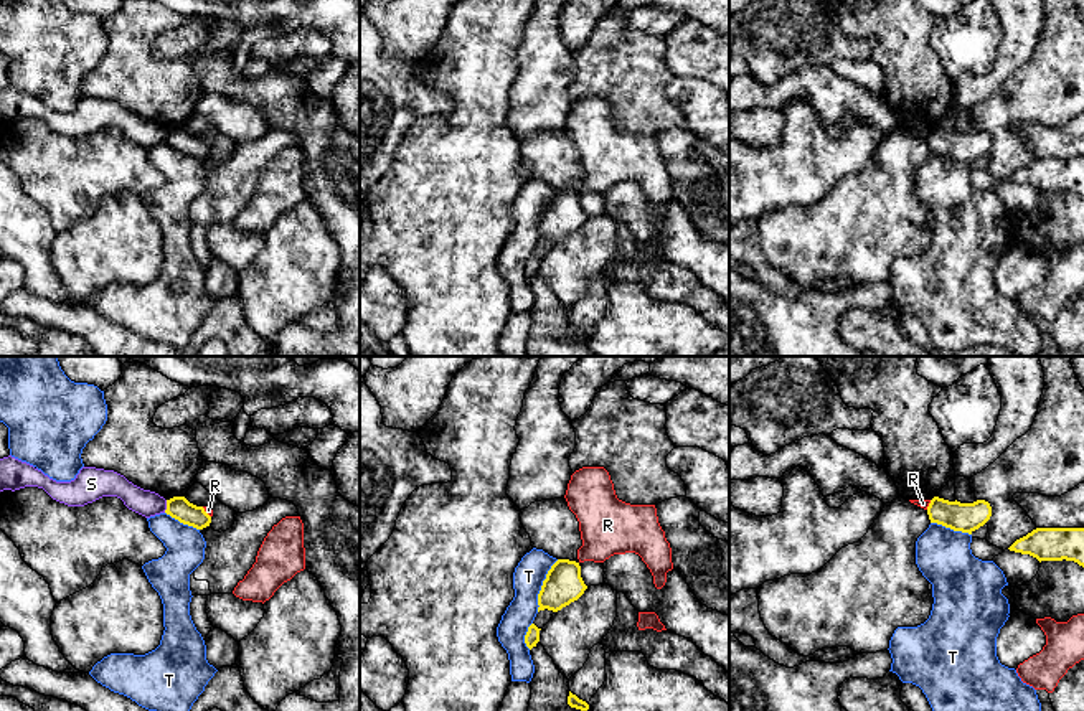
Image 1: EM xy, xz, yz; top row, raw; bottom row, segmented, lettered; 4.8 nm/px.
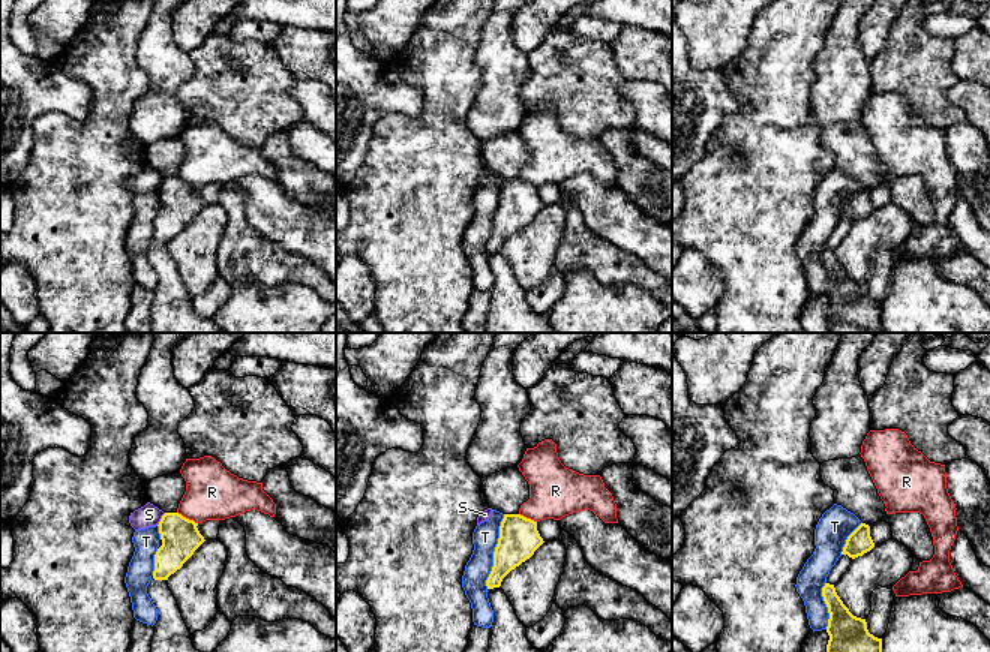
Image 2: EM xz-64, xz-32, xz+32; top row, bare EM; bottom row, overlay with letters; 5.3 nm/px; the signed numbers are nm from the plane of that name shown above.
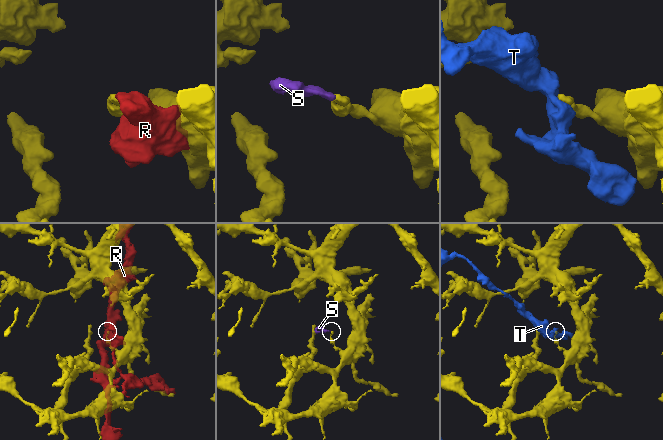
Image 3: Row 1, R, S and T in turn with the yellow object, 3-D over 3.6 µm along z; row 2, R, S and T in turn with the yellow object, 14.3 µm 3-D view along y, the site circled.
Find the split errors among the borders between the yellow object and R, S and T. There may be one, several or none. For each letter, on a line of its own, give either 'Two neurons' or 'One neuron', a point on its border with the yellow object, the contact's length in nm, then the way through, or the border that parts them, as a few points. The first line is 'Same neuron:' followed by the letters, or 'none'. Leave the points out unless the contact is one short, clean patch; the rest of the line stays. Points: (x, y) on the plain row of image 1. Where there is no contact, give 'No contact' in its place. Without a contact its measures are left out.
Same neuron: none
R: Two neurons. Touches yellow at xy (205, 142). Shared border 70 nm
S: Two neurons. Touches yellow at xy (167, 137). Shared border 70 nm. Boundary: xy (167, 131), (164, 142)
T: Two neurons. Touches yellow at xz (542, 216). Shared border 280 nm

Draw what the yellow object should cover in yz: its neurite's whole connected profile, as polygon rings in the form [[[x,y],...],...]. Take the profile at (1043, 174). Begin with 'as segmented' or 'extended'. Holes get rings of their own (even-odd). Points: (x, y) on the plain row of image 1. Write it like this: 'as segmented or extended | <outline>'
as segmented | [[[1036,158],[1016,170],[1010,181],[1041,191],[1074,191],[1084,198],[1084,158]]]

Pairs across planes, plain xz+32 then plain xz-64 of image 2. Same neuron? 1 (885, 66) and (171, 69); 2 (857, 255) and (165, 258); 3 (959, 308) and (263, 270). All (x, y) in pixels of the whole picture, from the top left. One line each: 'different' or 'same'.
1: different
2: different
3: different

